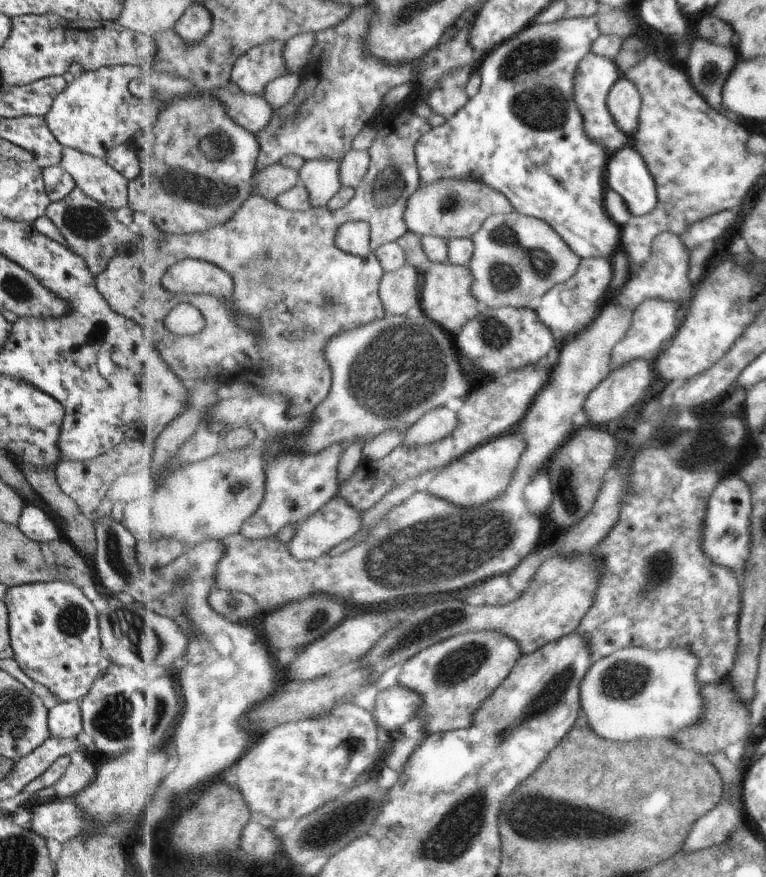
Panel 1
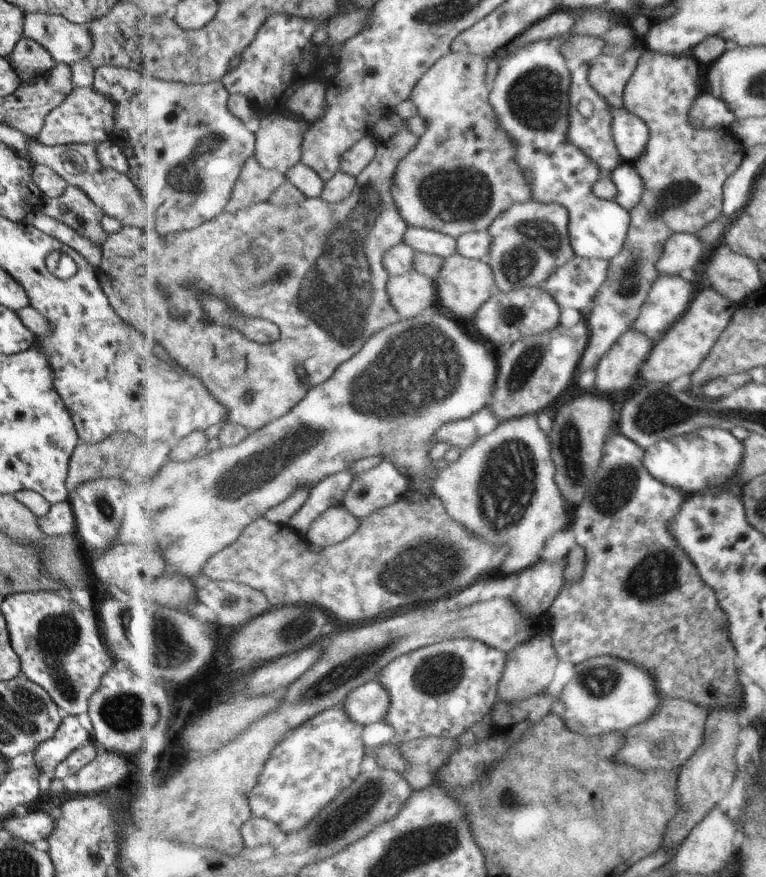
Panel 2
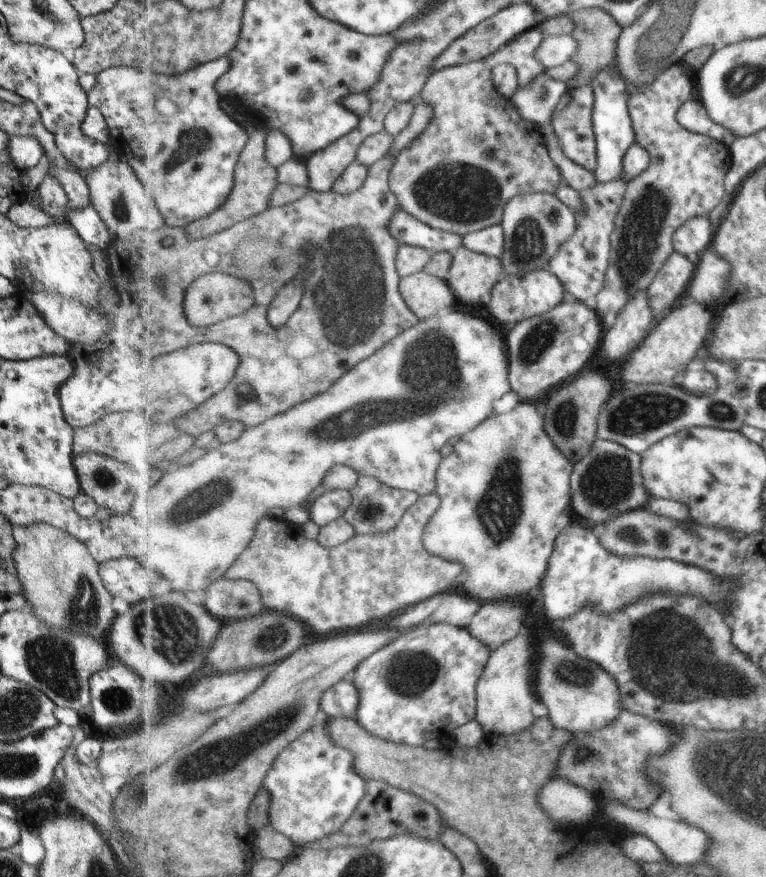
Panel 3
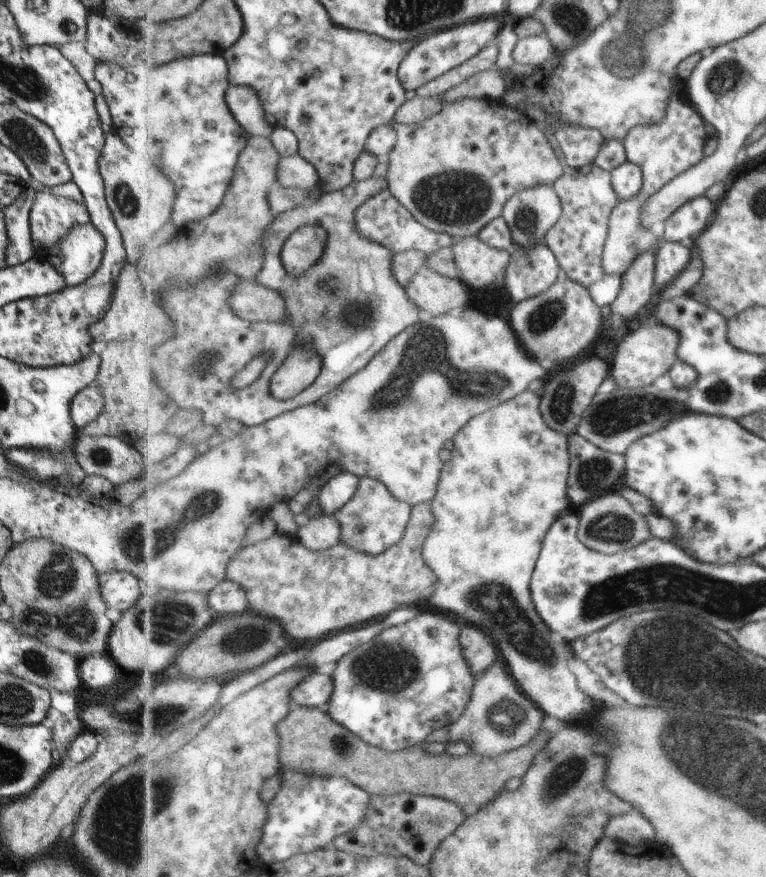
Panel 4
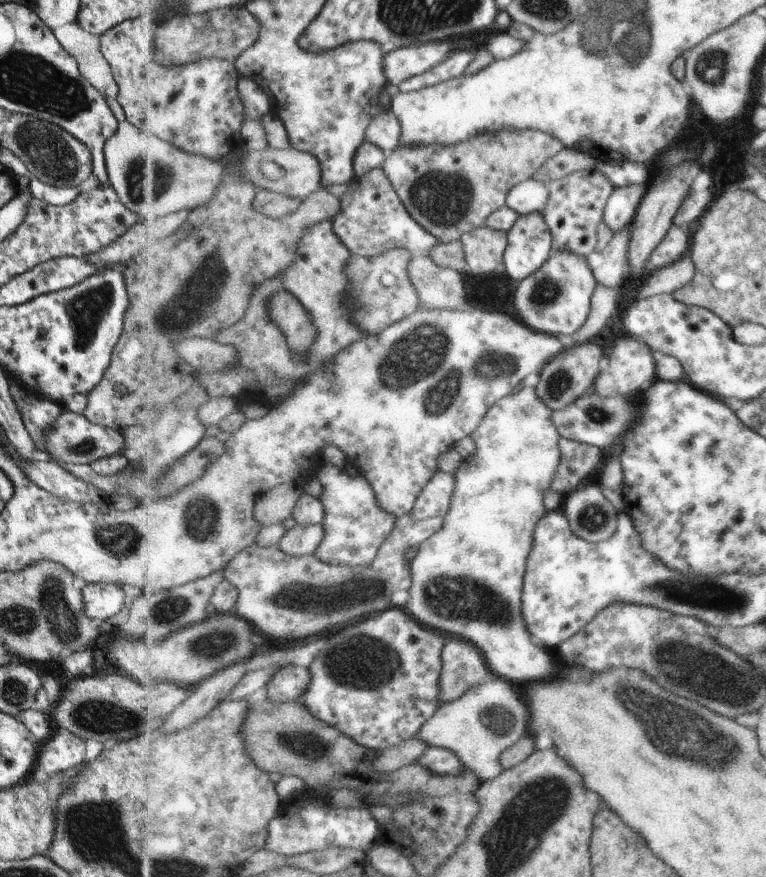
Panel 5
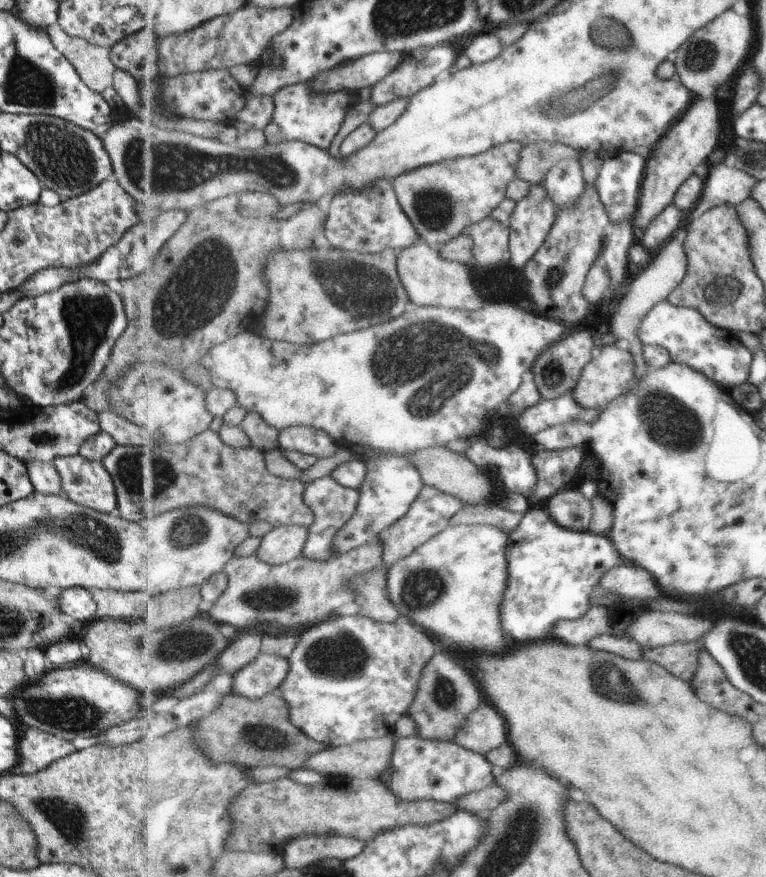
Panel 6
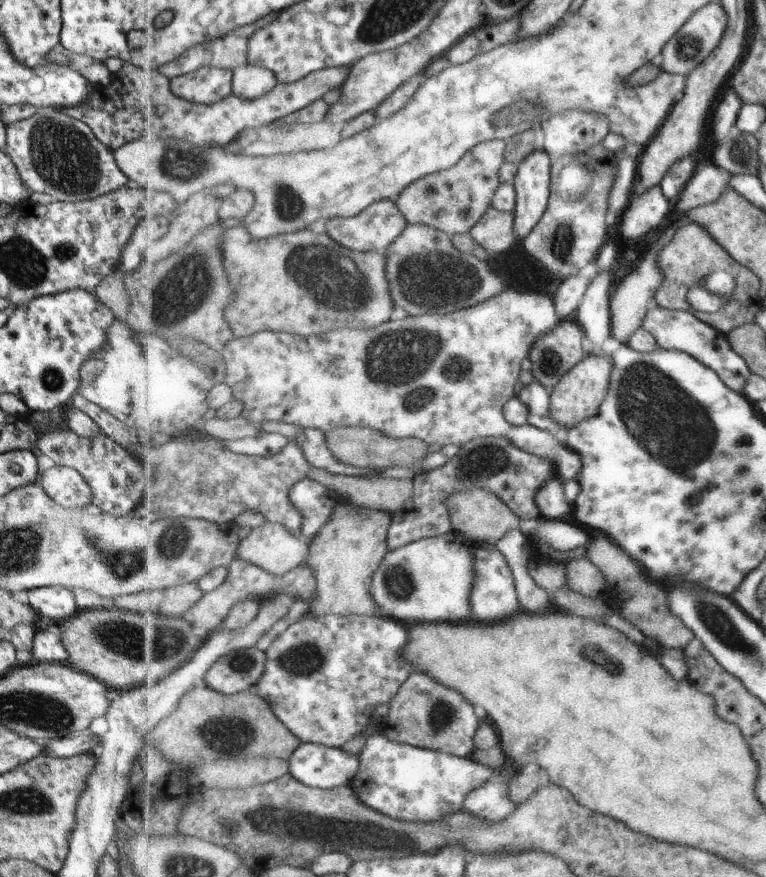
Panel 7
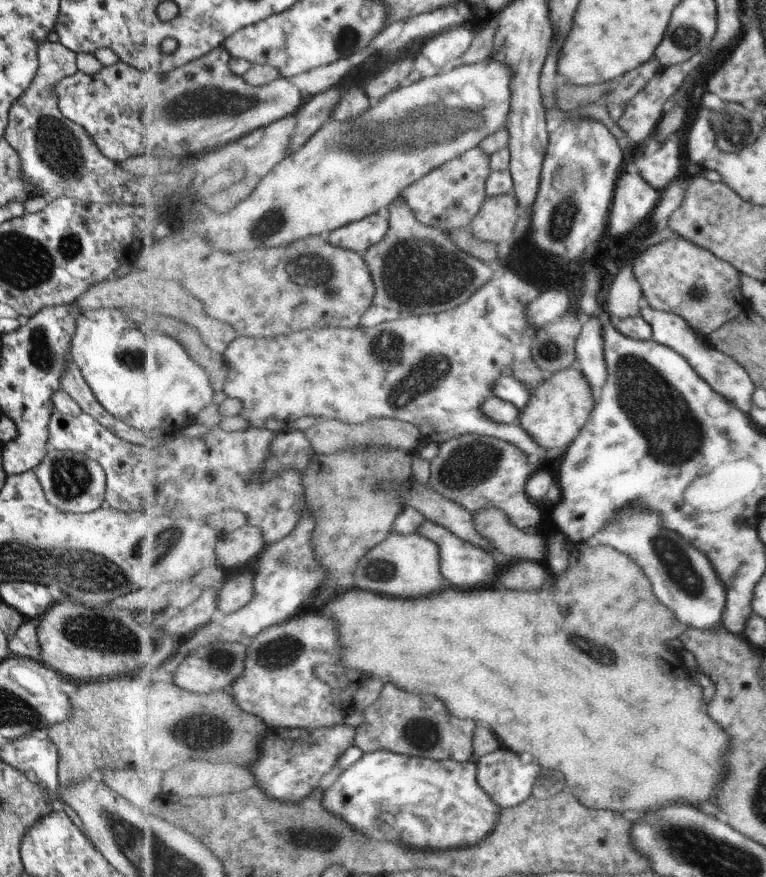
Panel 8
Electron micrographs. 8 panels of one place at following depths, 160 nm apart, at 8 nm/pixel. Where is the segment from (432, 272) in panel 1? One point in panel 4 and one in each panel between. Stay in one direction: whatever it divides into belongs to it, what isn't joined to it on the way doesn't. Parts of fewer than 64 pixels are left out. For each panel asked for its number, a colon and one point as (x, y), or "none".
2: (465, 285)
3: (473, 276)
4: (483, 266)

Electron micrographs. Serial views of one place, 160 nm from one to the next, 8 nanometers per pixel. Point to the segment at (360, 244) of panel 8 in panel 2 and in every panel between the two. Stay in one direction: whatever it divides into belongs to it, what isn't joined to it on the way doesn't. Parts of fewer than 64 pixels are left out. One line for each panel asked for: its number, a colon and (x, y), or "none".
2: (437, 245)
3: (407, 228)
4: (384, 219)
5: (373, 220)
6: (371, 222)
7: (374, 229)

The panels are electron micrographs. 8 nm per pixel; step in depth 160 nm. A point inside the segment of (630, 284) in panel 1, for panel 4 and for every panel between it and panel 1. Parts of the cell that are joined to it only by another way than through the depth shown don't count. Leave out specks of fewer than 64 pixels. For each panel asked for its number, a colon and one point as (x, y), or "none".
2: (683, 251)
3: (693, 238)
4: (685, 225)

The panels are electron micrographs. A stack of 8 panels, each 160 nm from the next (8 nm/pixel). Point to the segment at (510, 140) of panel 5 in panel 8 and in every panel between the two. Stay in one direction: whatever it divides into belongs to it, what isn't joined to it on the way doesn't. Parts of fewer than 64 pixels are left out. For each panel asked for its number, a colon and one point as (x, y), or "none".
6: (443, 199)
7: (453, 200)
8: (449, 197)

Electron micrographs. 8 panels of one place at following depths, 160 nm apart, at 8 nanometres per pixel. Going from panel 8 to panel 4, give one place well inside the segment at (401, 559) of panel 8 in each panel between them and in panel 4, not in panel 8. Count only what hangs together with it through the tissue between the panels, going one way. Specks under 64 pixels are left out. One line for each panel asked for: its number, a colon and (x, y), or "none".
4: (506, 483)
5: (467, 578)
6: (451, 586)
7: (429, 579)

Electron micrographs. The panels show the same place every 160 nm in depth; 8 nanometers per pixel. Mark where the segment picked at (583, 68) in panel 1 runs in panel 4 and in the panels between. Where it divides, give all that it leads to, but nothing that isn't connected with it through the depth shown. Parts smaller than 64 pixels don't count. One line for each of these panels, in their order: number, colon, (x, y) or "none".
2: (591, 129)
3: (573, 124)
4: (579, 146)

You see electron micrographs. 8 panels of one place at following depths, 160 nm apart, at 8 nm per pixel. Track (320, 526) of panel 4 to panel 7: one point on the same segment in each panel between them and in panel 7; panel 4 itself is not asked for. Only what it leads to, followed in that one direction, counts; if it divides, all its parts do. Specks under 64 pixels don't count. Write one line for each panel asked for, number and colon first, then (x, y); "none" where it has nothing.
5: (300, 540)
6: (281, 545)
7: (273, 547)

